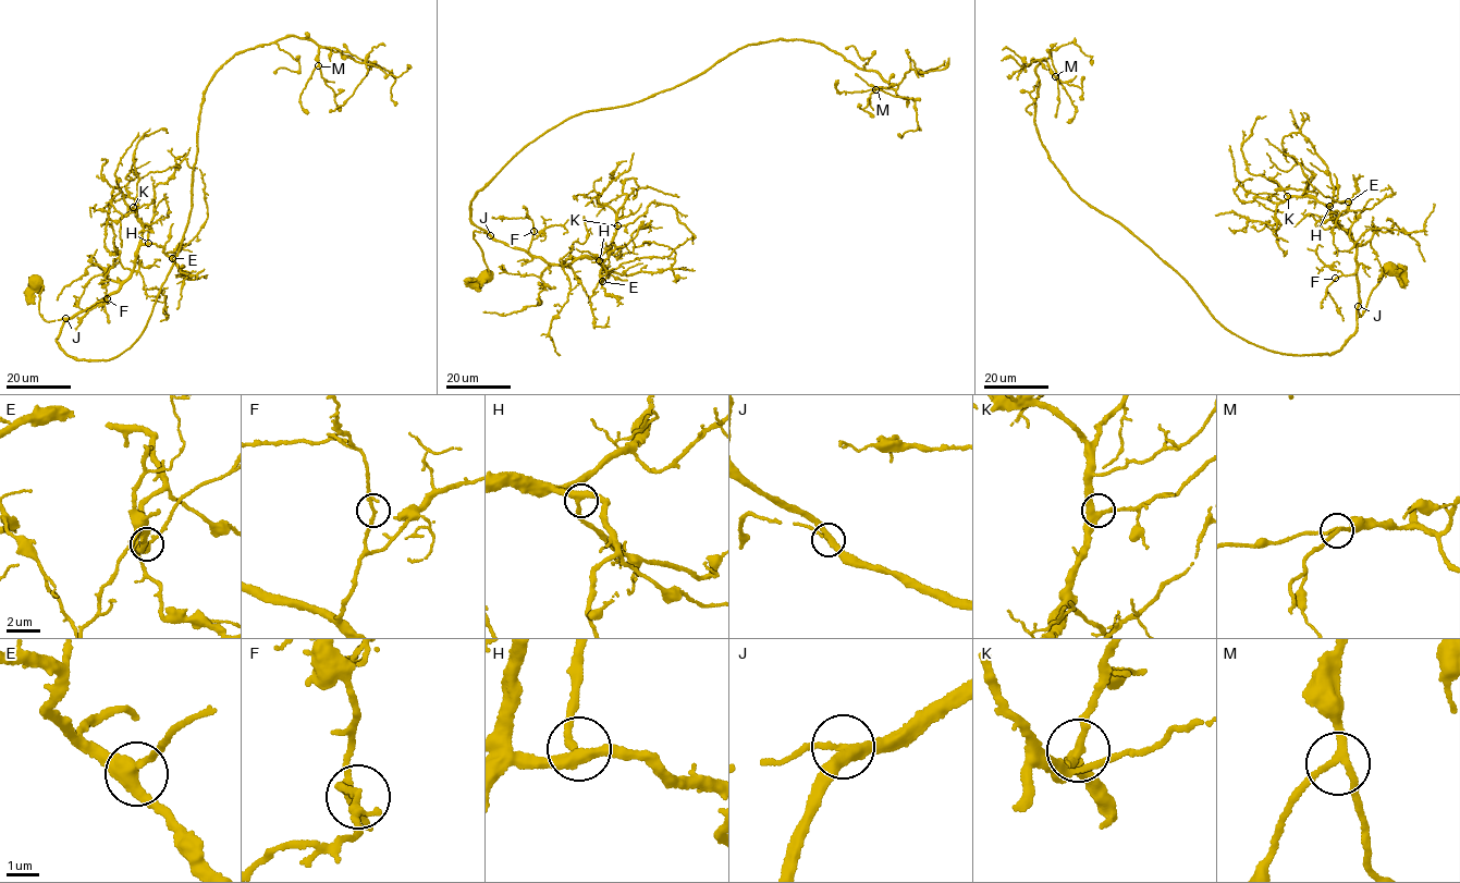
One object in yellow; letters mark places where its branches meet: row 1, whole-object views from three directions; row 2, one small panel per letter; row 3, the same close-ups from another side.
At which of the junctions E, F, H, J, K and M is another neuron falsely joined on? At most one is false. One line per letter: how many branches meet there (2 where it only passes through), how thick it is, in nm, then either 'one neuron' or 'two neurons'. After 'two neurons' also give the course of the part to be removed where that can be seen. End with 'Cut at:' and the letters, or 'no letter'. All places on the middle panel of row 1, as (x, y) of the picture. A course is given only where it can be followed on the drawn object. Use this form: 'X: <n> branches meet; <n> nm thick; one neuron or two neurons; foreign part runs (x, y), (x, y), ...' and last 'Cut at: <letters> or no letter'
E: 3 branches meet; 360 nm thick; one neuron
F: 3 branches meet; 150 nm thick; one neuron
H: 3 branches meet; 320 nm thick; one neuron
J: 3 branches meet; 280 nm thick; one neuron
K: 3 branches meet; 320 nm thick; one neuron
M: 3 branches meet; 200 nm thick; one neuron
Cut at: no letter

